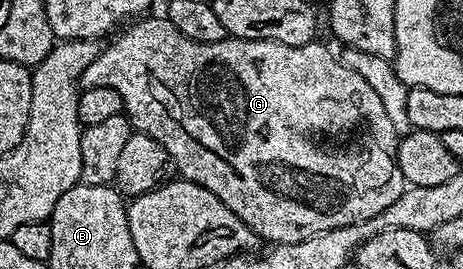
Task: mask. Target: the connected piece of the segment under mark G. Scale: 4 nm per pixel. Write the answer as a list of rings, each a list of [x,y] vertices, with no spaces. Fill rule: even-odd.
[[[151,16],[136,20],[139,22],[132,29],[125,30],[112,45],[104,44],[100,48],[97,59],[93,59],[89,67],[85,67],[81,78],[82,88],[113,87],[113,91],[121,95],[123,113],[131,122],[132,130],[149,135],[154,141],[161,143],[161,147],[165,147],[165,151],[171,156],[174,172],[184,181],[192,181],[213,191],[213,195],[217,195],[217,199],[221,199],[221,203],[225,203],[225,207],[229,207],[229,211],[233,211],[233,215],[237,215],[241,223],[245,223],[255,232],[256,238],[263,240],[264,237],[265,240],[271,241],[267,243],[272,246],[301,243],[313,235],[373,219],[381,215],[385,207],[401,199],[405,182],[401,167],[397,163],[400,134],[396,133],[392,121],[389,120],[377,91],[373,91],[373,87],[369,87],[369,83],[365,83],[365,79],[361,79],[361,75],[357,75],[357,71],[350,64],[342,65],[325,46],[319,45],[320,43],[289,47],[276,41],[246,41],[240,37],[228,37],[226,41],[217,43],[197,43],[181,35],[181,31],[177,31],[177,27],[173,27],[173,23],[169,23],[166,16]]]

